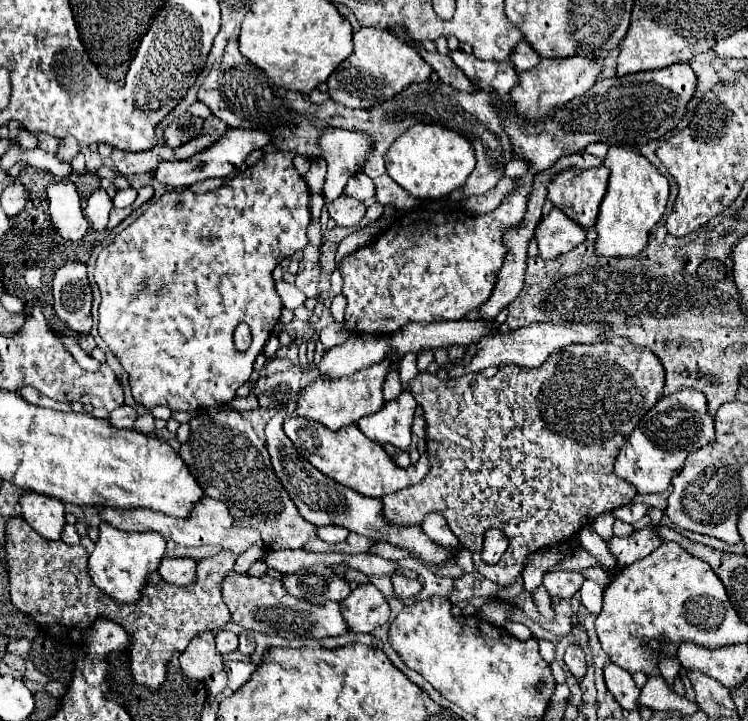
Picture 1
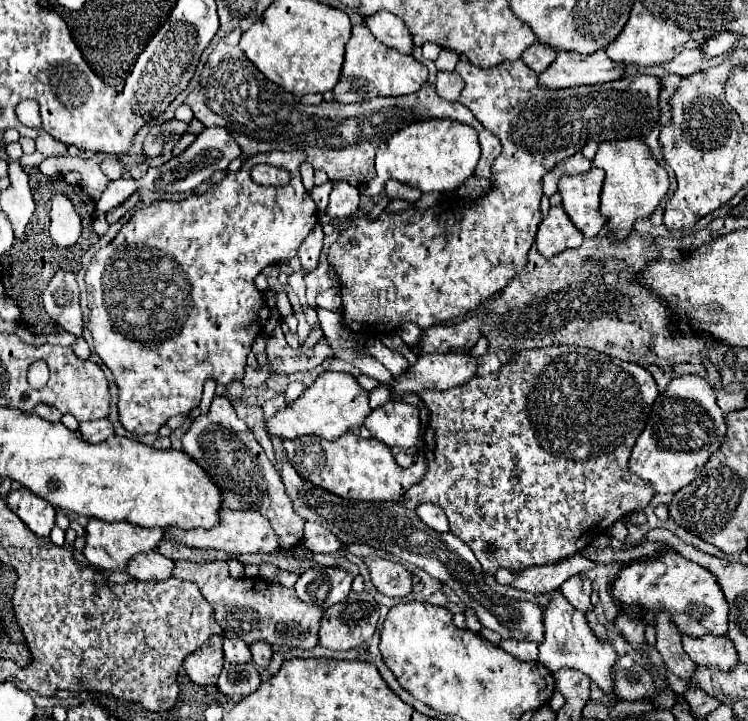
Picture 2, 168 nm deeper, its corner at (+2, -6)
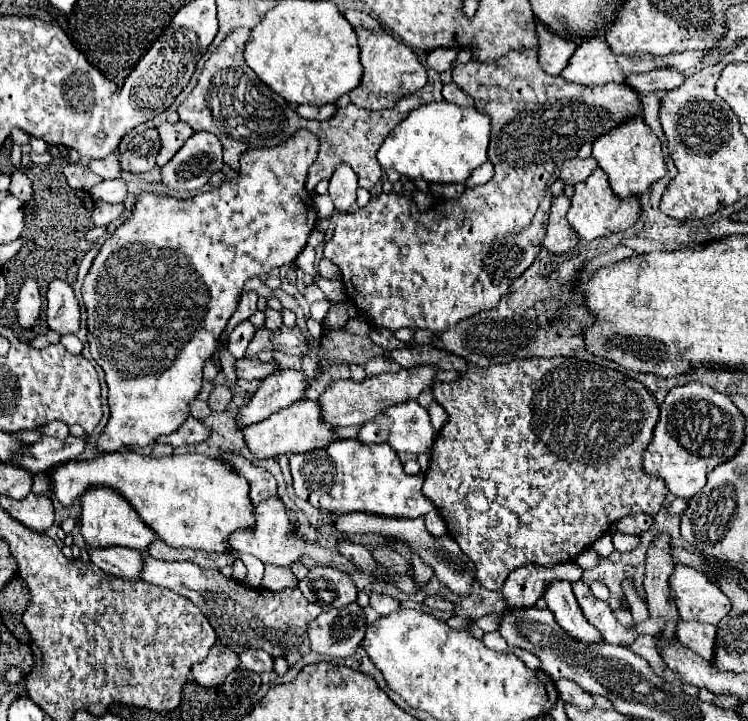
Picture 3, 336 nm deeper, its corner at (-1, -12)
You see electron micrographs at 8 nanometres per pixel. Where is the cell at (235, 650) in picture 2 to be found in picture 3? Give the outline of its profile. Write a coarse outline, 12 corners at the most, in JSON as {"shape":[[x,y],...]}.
{"shape":[[245,650],[241,666],[251,672],[271,672],[273,656]]}

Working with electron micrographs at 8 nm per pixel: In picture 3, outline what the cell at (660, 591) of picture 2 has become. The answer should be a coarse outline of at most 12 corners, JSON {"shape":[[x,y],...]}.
{"shape":[[675,566],[669,592],[683,620],[717,626],[729,598],[703,572]]}

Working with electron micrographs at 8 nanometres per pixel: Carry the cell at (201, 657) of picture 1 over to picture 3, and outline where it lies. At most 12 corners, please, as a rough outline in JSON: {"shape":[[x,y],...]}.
{"shape":[[221,642],[193,666],[197,684],[221,686],[241,666],[239,656]]}

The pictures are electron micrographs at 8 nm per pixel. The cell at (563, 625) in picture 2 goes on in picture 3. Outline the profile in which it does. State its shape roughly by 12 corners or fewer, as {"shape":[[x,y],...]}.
{"shape":[[549,582],[543,600],[557,624],[587,644],[601,642],[569,582]]}

